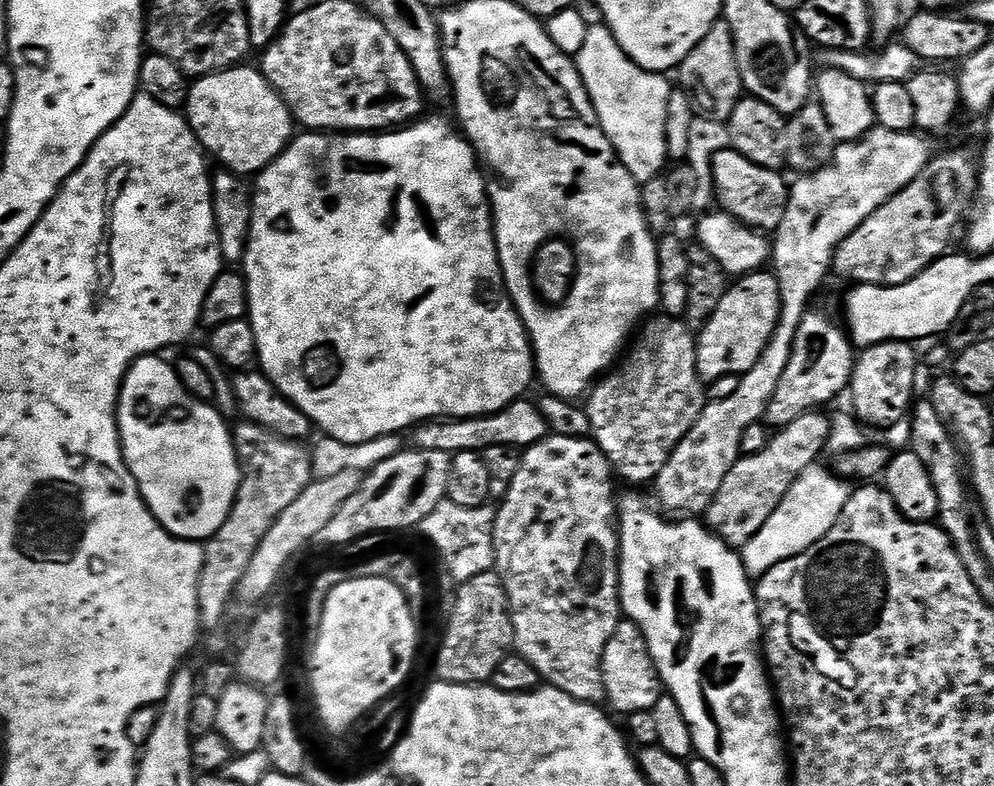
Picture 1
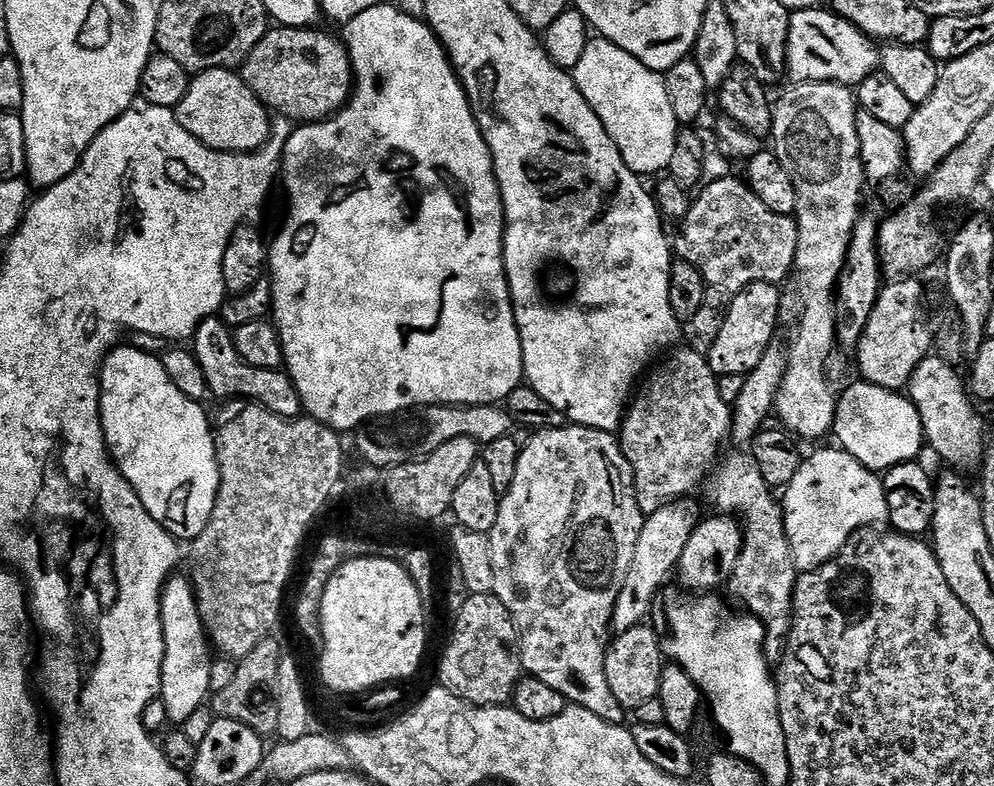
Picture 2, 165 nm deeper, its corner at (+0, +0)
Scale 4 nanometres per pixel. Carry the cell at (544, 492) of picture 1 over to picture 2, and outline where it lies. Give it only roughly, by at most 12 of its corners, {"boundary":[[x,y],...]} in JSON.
{"boundary":[[611,432],[529,435],[488,533],[525,673],[611,724],[646,513]]}

